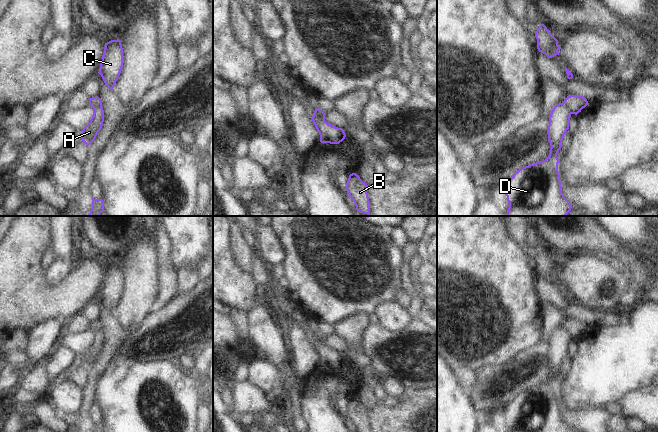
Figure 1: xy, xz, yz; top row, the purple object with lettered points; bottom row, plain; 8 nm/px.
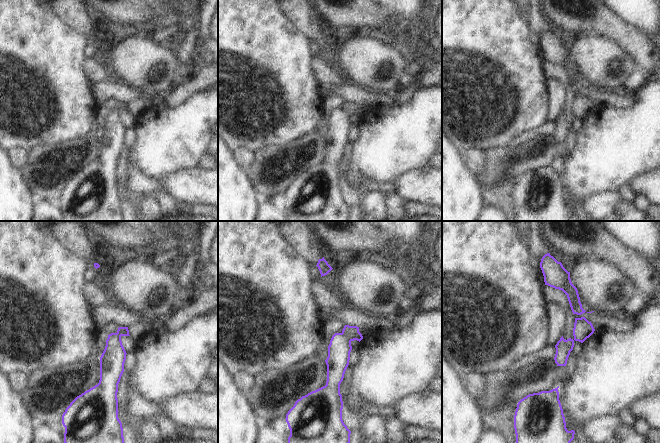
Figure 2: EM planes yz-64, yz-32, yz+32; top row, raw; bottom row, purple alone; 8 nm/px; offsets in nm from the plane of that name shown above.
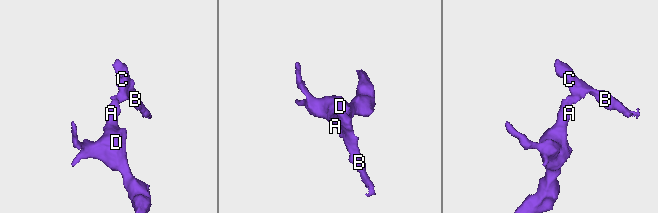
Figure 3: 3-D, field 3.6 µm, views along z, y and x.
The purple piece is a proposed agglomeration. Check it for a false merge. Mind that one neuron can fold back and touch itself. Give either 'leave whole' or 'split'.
split

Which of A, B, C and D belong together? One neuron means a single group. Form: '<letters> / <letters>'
A D / B C

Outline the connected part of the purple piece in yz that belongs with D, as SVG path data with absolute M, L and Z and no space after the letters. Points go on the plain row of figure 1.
M564 327L554 330L549 340L547 353L550 367L549 380L540 386L525 390L516 395L505 409L505 418L509 432L572 432L571 427L564 421L561 415L560 398L558 395L559 383L557 378L561 373L561 367L566 355L569 353L571 335Z

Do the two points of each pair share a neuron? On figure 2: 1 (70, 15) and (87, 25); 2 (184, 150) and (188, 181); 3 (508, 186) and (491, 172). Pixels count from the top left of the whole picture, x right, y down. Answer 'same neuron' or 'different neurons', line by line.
1: same neuron
2: different neurons
3: different neurons

